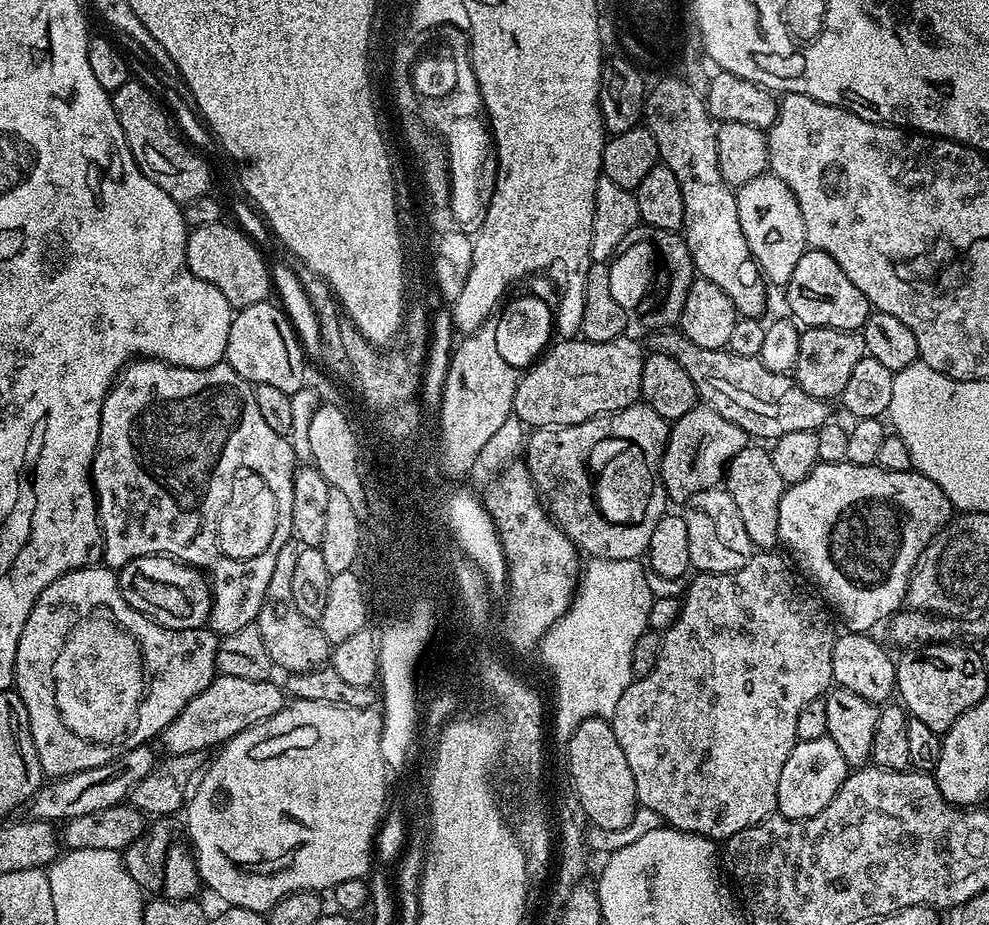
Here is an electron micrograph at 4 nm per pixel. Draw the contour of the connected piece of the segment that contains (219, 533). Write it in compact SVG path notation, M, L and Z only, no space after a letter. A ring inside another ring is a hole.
M241 470L232 482L232 493L222 510L220 519L215 521L214 536L220 551L230 558L245 560L254 558L270 546L274 530L278 526L278 502L274 490L255 470Z

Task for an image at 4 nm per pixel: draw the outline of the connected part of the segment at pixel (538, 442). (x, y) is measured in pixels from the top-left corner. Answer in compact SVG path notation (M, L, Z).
M637 402L630 405L629 408L623 408L620 412L610 412L606 416L595 416L593 420L587 420L581 424L571 424L565 428L538 428L527 437L526 453L528 452L528 460L526 459L526 467L532 479L532 485L546 501L556 525L576 543L576 547L581 553L587 554L589 552L587 554L589 557L598 559L634 560L640 560L647 553L650 546L650 534L654 534L654 526L658 526L658 522L666 514L667 508L664 507L669 507L670 504L669 498L664 492L664 484L660 480L660 459L668 441L669 431L669 421L661 418L650 405Z

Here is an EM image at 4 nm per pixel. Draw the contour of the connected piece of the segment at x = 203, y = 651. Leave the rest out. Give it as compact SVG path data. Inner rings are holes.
M93 566L90 568L74 568L62 574L42 594L38 594L38 602L34 602L34 610L30 610L30 618L26 618L26 626L22 626L22 638L18 638L18 654L14 662L14 691L22 698L26 706L26 714L30 722L30 734L34 738L34 750L38 750L38 762L42 766L45 777L59 778L78 774L82 770L94 770L94 766L102 766L111 761L112 748L84 748L80 740L72 740L64 728L60 728L60 720L56 720L56 708L52 708L52 688L48 688L48 664L52 664L52 656L56 656L56 648L60 648L60 636L64 636L64 628L68 628L68 620L80 612L80 608L88 608L88 600L108 600L108 604L120 604L120 620L132 628L134 638L140 645L140 652L144 658L147 671L147 691L141 705L138 706L136 716L136 731L153 732L159 734L178 718L178 714L190 702L190 698L198 698L206 686L218 674L216 671L216 655L221 637L217 636L211 628L203 626L196 629L182 629L182 638L174 638L174 642L182 648L176 650L182 656L182 686L164 686L168 670L166 658L160 652L168 654L158 642L166 644L168 638L162 638L162 630L150 626L149 616L140 613L134 608L124 608L126 598L120 589L117 573L107 566Z

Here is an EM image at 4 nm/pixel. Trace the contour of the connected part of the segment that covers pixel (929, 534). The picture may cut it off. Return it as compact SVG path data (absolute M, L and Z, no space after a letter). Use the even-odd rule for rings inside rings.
M847 462L837 464L819 463L813 472L806 474L806 478L802 478L802 482L785 487L782 494L782 502L778 502L779 543L781 545L785 544L792 551L793 557L791 556L791 559L798 565L799 571L815 585L819 595L826 601L827 607L839 619L841 616L848 623L846 625L847 631L868 634L873 631L872 627L875 624L882 623L884 619L885 623L889 618L895 616L897 612L901 611L902 605L905 603L908 595L908 581L911 580L913 572L916 571L916 565L919 564L921 556L924 555L926 546L932 541L936 533L943 530L945 524L952 519L953 515L954 509L952 503L946 498L942 486L938 486L938 482L926 478L921 472L915 470L911 472L886 470L876 464L850 464Z

